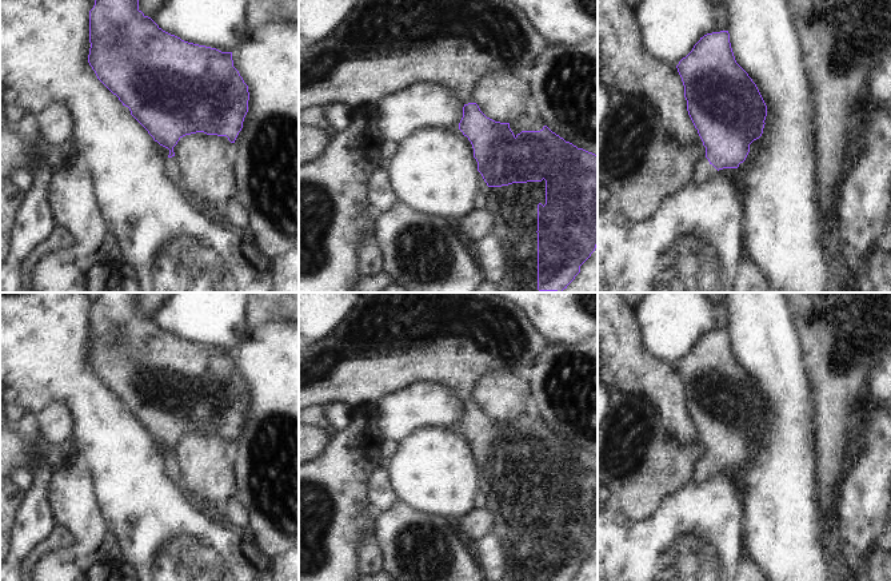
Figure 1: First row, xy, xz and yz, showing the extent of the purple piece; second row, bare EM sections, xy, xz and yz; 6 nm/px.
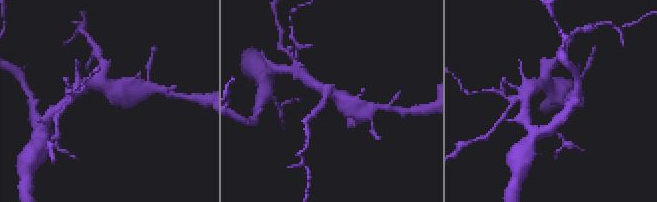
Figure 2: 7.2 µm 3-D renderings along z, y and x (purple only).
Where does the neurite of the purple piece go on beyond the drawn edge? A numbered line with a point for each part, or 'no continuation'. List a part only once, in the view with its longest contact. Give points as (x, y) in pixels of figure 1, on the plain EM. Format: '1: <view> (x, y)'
1: yz (703, 469)

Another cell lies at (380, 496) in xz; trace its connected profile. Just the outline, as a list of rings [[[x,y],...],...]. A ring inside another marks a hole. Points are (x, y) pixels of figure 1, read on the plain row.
[[[385,466],[376,469],[368,481],[368,502],[375,513],[389,510],[397,501],[397,496],[391,488]]]

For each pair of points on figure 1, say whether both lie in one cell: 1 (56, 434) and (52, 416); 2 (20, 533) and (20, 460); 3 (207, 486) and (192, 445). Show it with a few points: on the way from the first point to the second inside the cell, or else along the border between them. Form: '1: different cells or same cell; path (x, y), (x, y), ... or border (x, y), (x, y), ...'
1: same cell; path (56, 430), (55, 420)
2: different cells; border (30, 469), (40, 460), (52, 473)
3: same cell; path (207, 476), (200, 456)

